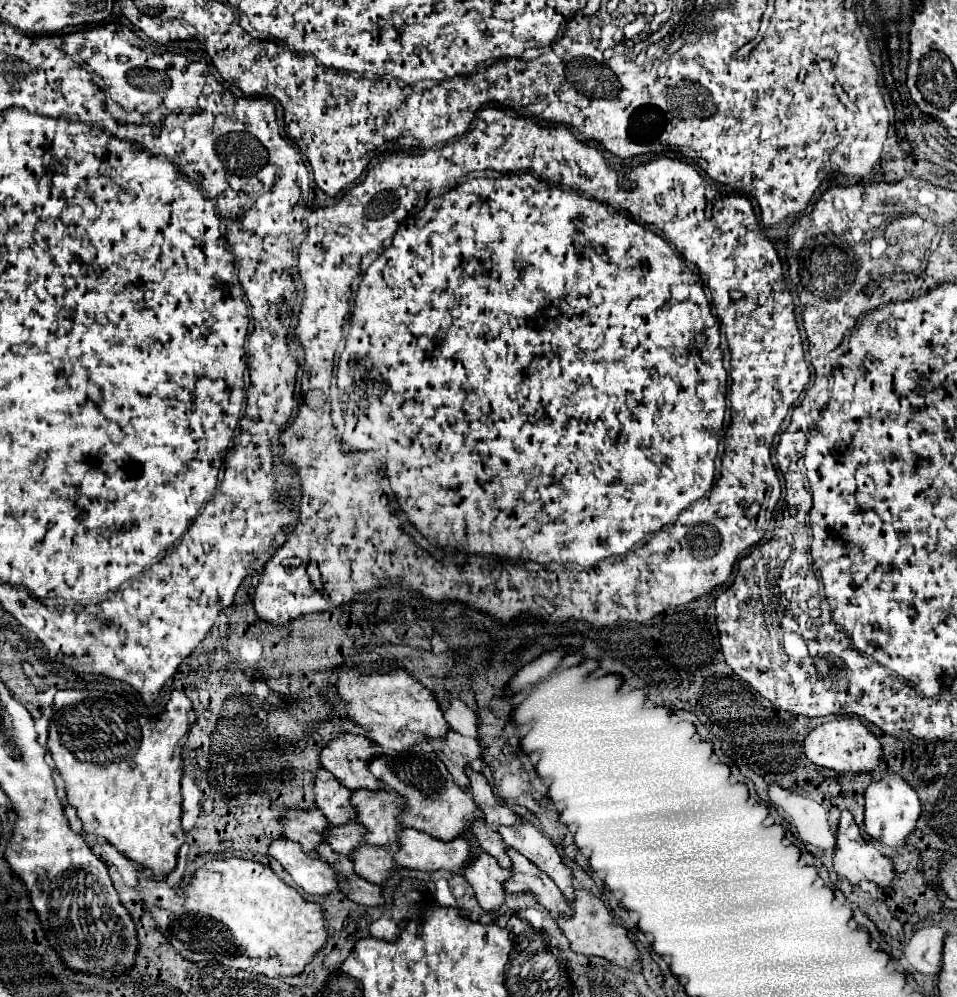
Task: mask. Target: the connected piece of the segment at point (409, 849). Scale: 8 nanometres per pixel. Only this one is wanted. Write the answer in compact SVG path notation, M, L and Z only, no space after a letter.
M404 828L400 830L400 848L394 856L398 866L418 870L448 870L460 872L470 860L470 846L466 840L436 840L426 832Z

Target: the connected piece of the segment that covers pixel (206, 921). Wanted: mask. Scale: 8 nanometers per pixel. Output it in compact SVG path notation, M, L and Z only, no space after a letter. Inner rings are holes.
M240 858L210 860L194 872L184 894L178 894L176 888L170 888L164 880L142 876L142 872L138 878L144 906L148 908L158 930L186 960L192 962L218 960L224 966L264 974L268 978L296 976L304 970L304 966L324 946L328 938L320 906L304 900L294 888L286 886L268 866L260 862Z

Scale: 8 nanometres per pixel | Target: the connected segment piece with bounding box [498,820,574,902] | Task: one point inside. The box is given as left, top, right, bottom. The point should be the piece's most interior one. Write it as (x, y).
(529, 841)

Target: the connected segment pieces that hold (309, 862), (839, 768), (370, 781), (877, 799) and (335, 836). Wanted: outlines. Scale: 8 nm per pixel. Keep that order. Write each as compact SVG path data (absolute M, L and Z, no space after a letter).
M276 838L270 842L268 854L282 864L282 868L304 892L330 894L340 890L336 872L322 858L306 856L300 844L286 838Z
M834 718L814 728L804 740L806 756L824 768L832 768L836 772L862 772L872 770L882 756L880 742L876 736L862 724L860 718Z
M340 734L320 750L320 764L350 790L378 790L384 788L382 782L368 772L368 760L376 754L374 744L366 736Z
M890 768L884 770L886 776L880 780L872 780L864 790L864 830L872 838L880 838L888 846L902 846L908 834L916 828L916 820L920 816L920 802L914 788L900 778Z
M346 822L346 824L340 824L340 826L330 826L324 832L324 840L332 846L334 852L348 856L348 852L352 852L358 844L364 842L362 832L364 832L364 828L360 824Z

